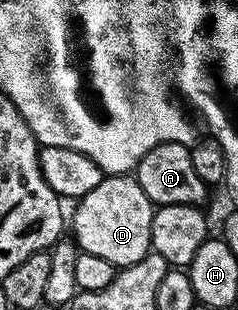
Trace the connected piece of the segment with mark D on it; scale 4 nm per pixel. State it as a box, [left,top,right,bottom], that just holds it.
[76,175,155,268]

